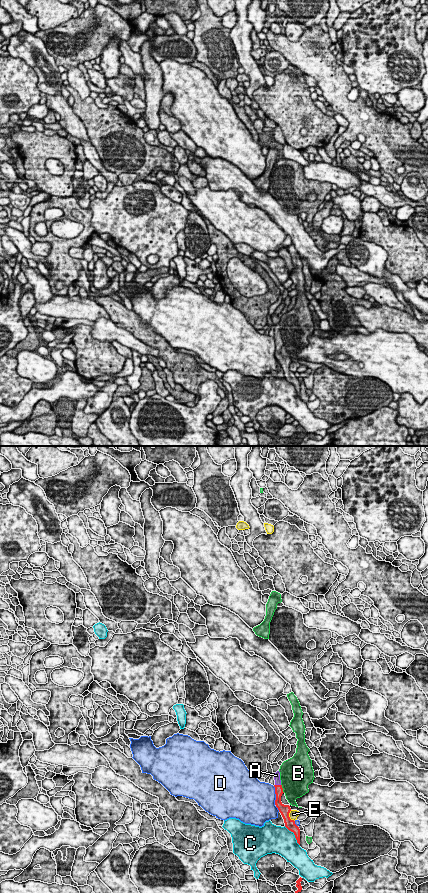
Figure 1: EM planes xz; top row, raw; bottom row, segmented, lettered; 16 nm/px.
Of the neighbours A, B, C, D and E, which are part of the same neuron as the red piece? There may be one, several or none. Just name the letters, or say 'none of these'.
A

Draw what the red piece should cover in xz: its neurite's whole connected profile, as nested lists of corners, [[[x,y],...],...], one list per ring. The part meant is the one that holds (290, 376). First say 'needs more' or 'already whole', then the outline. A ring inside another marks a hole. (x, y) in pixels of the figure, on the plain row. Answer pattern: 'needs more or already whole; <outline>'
needs more; [[[277,323],[276,325],[274,325],[274,332],[275,332],[275,346],[276,346],[276,352],[275,352],[275,357],[278,360],[279,364],[281,365],[283,371],[284,371],[284,375],[285,375],[285,379],[294,385],[295,390],[297,392],[297,395],[300,397],[300,381],[299,379],[295,376],[294,372],[291,372],[289,369],[289,365],[291,363],[291,360],[289,357],[284,357],[281,354],[281,348],[284,345],[283,344],[283,340],[281,337],[281,332],[280,332],[280,324]]]

